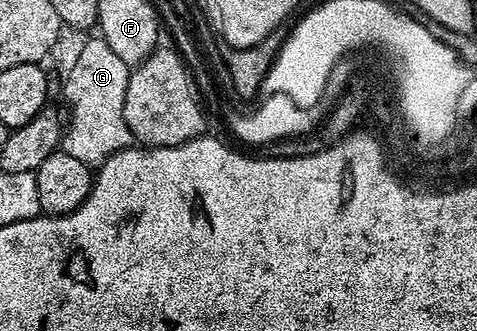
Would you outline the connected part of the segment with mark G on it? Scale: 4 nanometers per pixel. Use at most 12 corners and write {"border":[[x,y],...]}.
{"border":[[96,35],[64,76],[61,152],[90,167],[134,141],[130,66]]}

